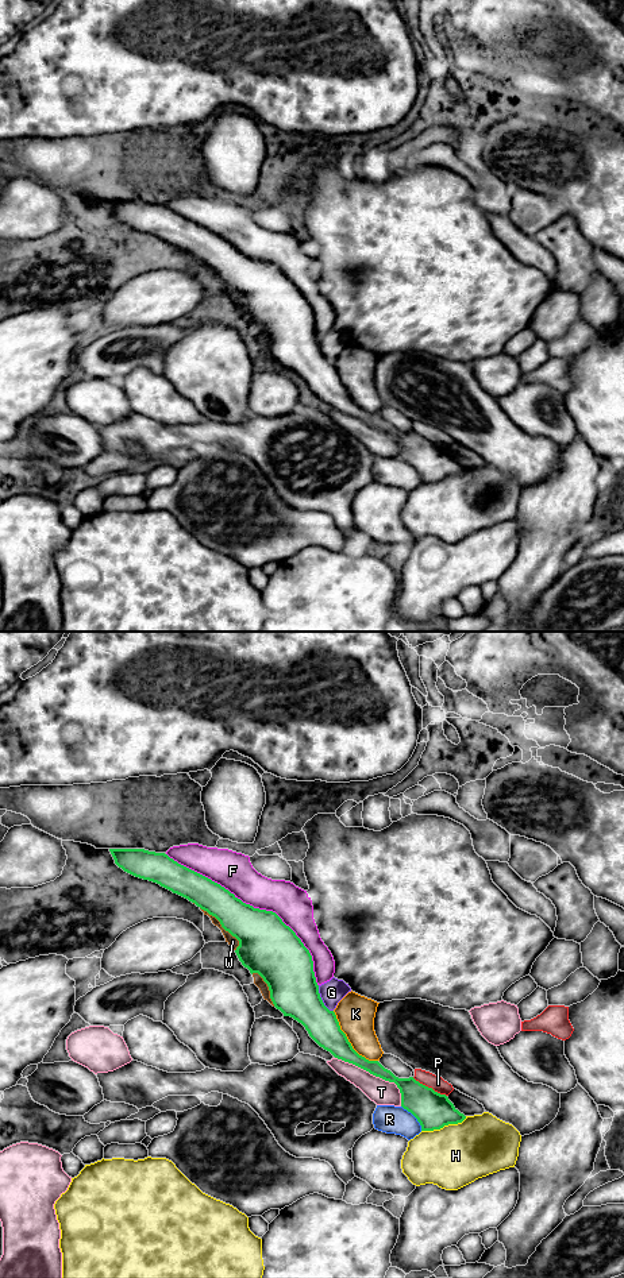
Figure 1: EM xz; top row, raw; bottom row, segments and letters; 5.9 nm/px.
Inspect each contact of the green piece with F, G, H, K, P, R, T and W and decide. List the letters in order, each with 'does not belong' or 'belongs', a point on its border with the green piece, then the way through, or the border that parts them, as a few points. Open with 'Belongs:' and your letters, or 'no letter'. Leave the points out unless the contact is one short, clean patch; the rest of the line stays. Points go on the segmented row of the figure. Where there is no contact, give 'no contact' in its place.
Belongs: no letter
F: does not belong | xz (257, 908)
G: does not belong | xz (320, 999)
H: does not belong | xz (443, 1126)
K: does not belong | xz (349, 1042)
P: does not belong | xz (430, 1088) | along xz (412, 1077), (446, 1096)
R: does not belong | xz (415, 1116) | along xz (401, 1105), (416, 1119), (422, 1130)
T: does not belong | xz (376, 1076)
W: does not belong | xz (223, 927)

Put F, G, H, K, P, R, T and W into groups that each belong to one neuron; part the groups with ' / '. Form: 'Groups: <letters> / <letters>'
Groups: F / G / H / K / P / R / T / W

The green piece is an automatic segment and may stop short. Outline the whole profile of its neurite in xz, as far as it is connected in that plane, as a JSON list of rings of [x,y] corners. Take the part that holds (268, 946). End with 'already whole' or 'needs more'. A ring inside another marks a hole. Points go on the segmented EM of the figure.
[[[109,849],[109,852],[115,864],[124,872],[157,883],[215,916],[222,927],[239,941],[235,950],[239,961],[251,974],[258,973],[263,978],[269,987],[274,1007],[284,1016],[290,1016],[301,1023],[309,1036],[335,1058],[353,1063],[385,1081],[394,1082],[401,1093],[401,1107],[417,1119],[421,1131],[440,1130],[444,1126],[458,1124],[466,1119],[446,1094],[435,1092],[413,1077],[398,1078],[378,1061],[369,1061],[353,1049],[346,1034],[340,1030],[335,1012],[330,1011],[320,997],[309,950],[276,912],[254,908],[243,903],[220,884],[178,864],[165,853],[145,849]]] | already whole

